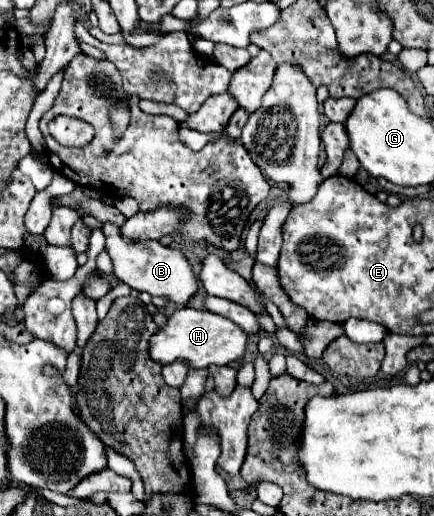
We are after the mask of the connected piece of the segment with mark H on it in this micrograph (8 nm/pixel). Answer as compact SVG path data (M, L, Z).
M178 308L166 322L164 328L160 328L150 338L150 358L162 366L172 362L184 362L188 368L208 368L212 364L216 366L228 366L230 362L236 362L244 356L248 336L228 318L196 310L196 308Z

